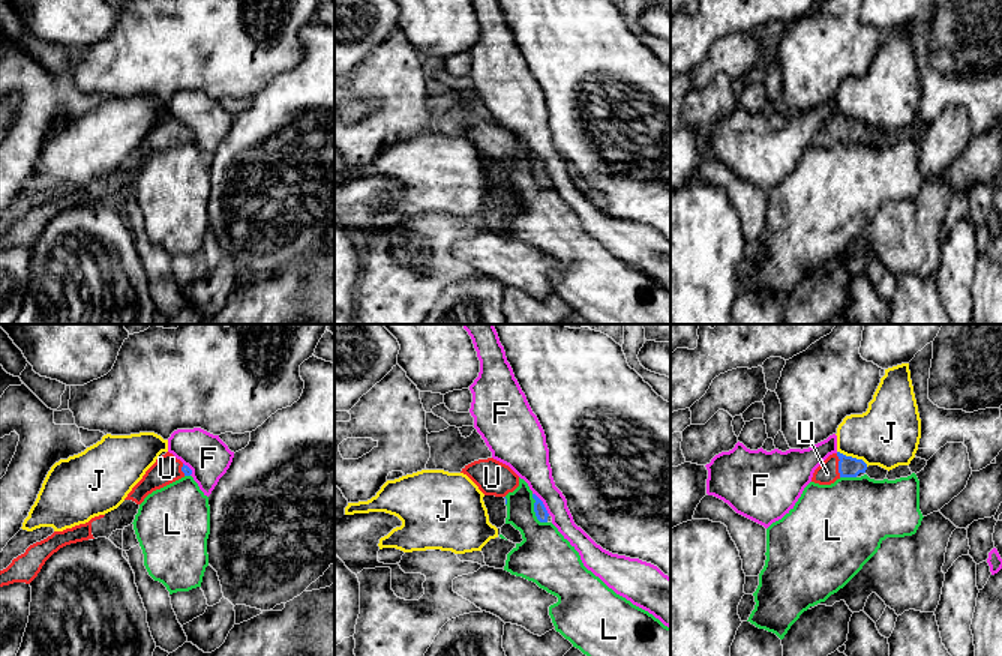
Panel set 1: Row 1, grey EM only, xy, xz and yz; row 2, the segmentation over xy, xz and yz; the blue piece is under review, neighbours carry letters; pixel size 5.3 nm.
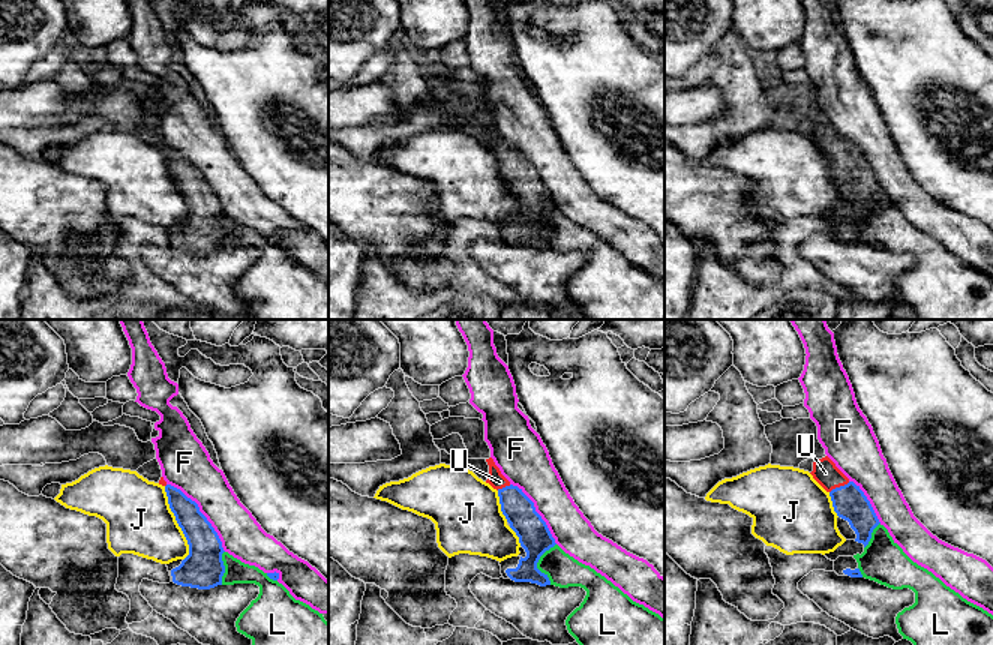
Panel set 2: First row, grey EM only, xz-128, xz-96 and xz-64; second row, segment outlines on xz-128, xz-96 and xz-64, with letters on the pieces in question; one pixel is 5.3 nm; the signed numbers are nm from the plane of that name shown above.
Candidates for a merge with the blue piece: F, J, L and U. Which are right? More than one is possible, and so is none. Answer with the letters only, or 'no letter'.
U

